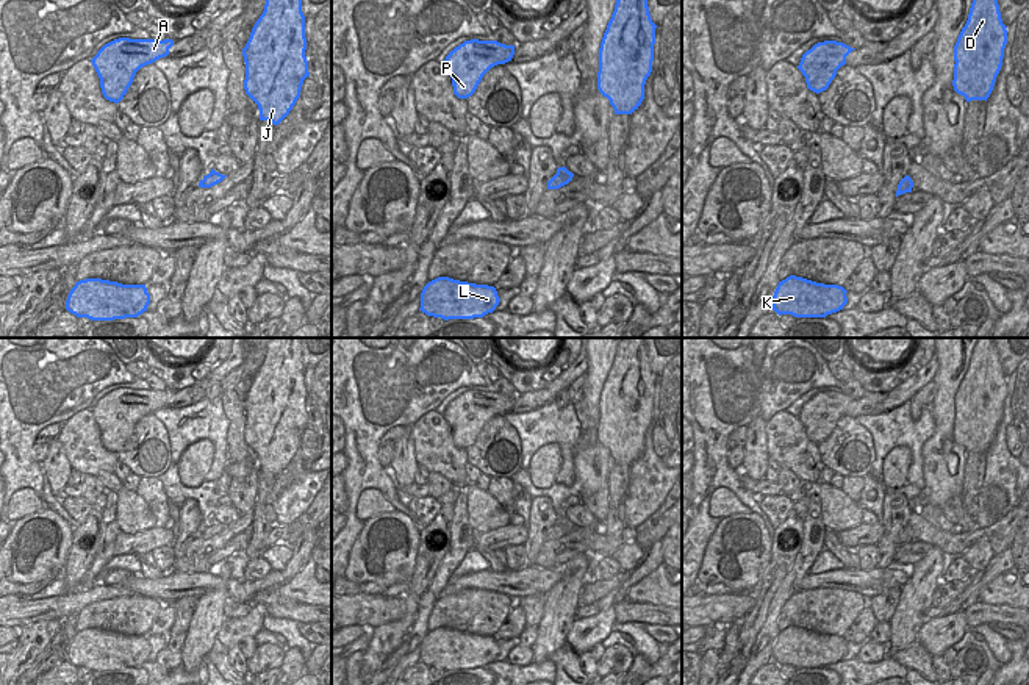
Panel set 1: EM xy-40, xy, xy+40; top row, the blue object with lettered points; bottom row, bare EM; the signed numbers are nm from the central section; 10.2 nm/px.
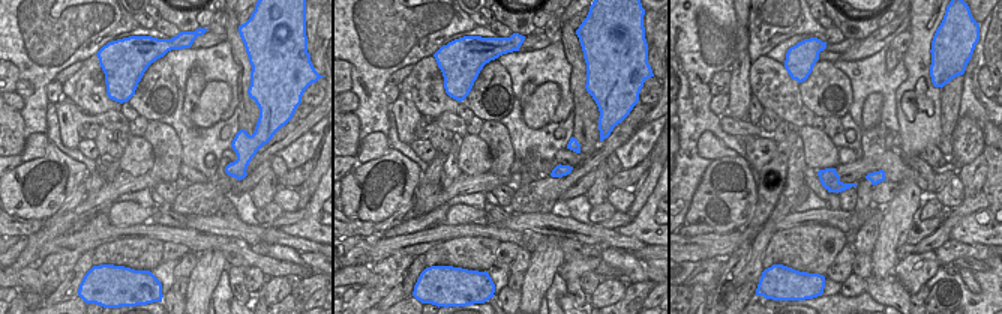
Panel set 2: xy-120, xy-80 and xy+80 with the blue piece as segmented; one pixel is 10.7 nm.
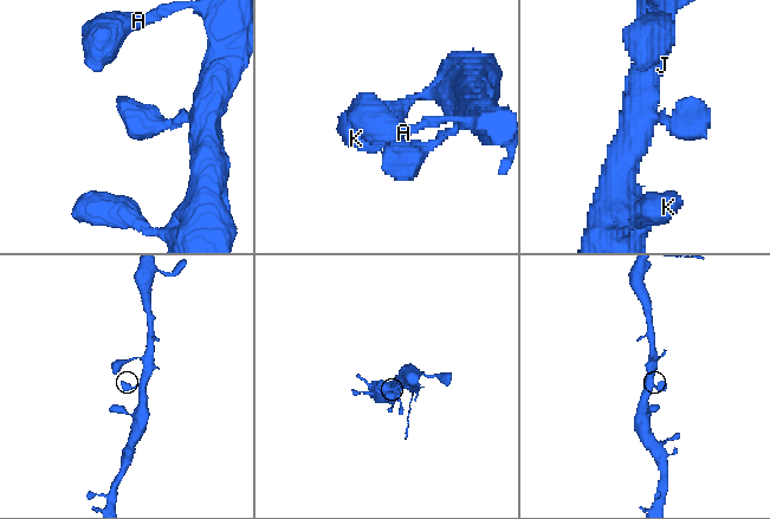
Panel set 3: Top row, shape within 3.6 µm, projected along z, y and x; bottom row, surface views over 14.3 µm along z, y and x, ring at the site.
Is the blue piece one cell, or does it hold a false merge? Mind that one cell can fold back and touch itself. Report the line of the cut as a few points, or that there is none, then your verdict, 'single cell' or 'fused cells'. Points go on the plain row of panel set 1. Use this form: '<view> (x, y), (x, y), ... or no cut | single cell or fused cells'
no cut | single cell

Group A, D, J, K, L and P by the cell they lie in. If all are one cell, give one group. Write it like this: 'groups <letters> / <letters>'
groups A D J K L P

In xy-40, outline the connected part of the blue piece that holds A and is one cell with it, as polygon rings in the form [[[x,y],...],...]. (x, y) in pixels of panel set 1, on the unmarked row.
[[[119,388],[105,394],[91,410],[106,450],[119,454],[133,433],[136,422],[169,405],[172,389]]]

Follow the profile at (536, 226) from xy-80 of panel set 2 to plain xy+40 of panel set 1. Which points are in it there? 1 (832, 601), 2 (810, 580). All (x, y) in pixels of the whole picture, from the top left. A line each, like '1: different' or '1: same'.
1: different
2: same

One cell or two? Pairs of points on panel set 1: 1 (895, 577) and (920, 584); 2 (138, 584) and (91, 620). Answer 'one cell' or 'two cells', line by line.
1: two cells
2: two cells

